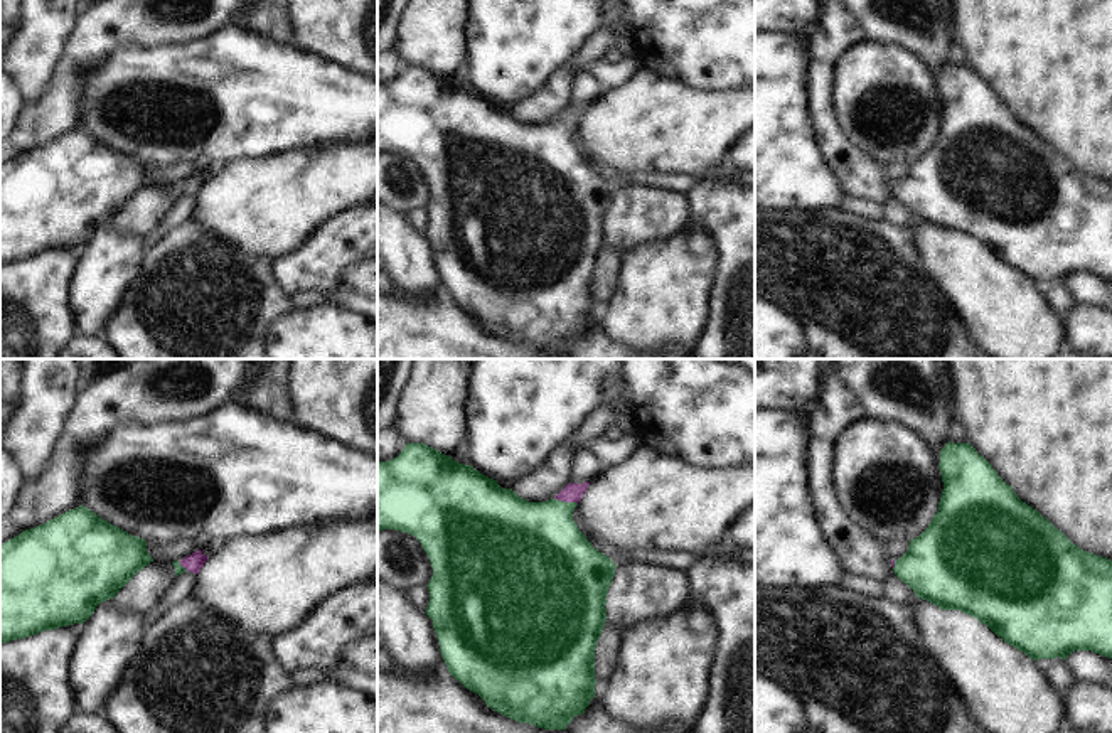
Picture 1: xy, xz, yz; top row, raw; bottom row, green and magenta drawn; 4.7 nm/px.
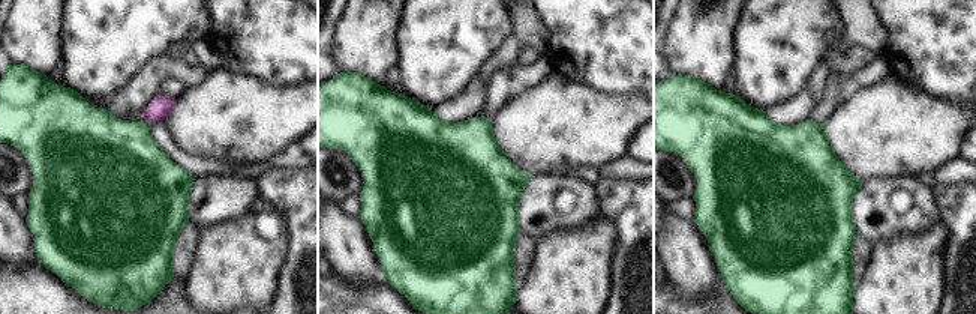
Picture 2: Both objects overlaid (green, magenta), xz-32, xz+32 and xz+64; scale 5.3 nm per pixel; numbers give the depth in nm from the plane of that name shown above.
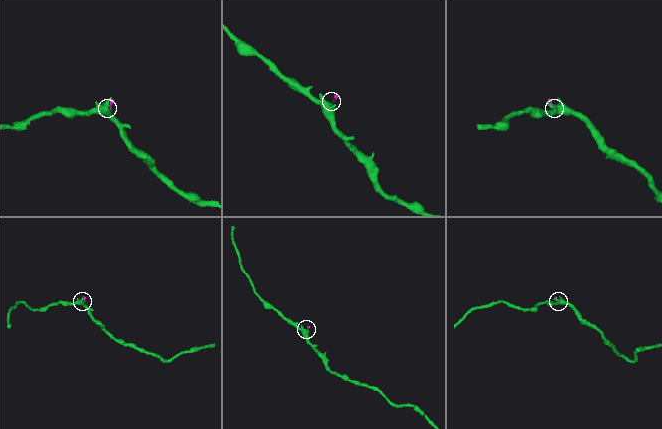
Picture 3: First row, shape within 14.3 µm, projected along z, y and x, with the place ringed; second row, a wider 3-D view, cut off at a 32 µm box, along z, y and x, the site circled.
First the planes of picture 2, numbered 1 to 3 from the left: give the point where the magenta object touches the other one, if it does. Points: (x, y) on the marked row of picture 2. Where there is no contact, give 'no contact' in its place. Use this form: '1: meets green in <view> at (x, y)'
1: no contact
2: meets green in xz+32 at (488, 119)
3: no contact

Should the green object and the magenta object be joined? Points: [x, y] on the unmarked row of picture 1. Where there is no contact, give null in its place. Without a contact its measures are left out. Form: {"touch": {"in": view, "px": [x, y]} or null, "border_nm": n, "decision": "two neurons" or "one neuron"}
{"touch": {"in": "xz", "px": [566, 125]}, "border_nm": 120, "decision": "one neuron"}

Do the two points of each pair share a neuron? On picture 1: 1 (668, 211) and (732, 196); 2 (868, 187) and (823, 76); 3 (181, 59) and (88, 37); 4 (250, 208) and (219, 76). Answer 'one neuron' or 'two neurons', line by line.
1: two neurons
2: one neuron
3: two neurons
4: two neurons

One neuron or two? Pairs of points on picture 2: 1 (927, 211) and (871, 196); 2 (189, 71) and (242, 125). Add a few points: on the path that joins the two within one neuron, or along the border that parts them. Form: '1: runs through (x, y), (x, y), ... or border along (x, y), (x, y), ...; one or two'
1: runs through (913, 206), (885, 205); one
2: border along (210, 74), (189, 87); two

